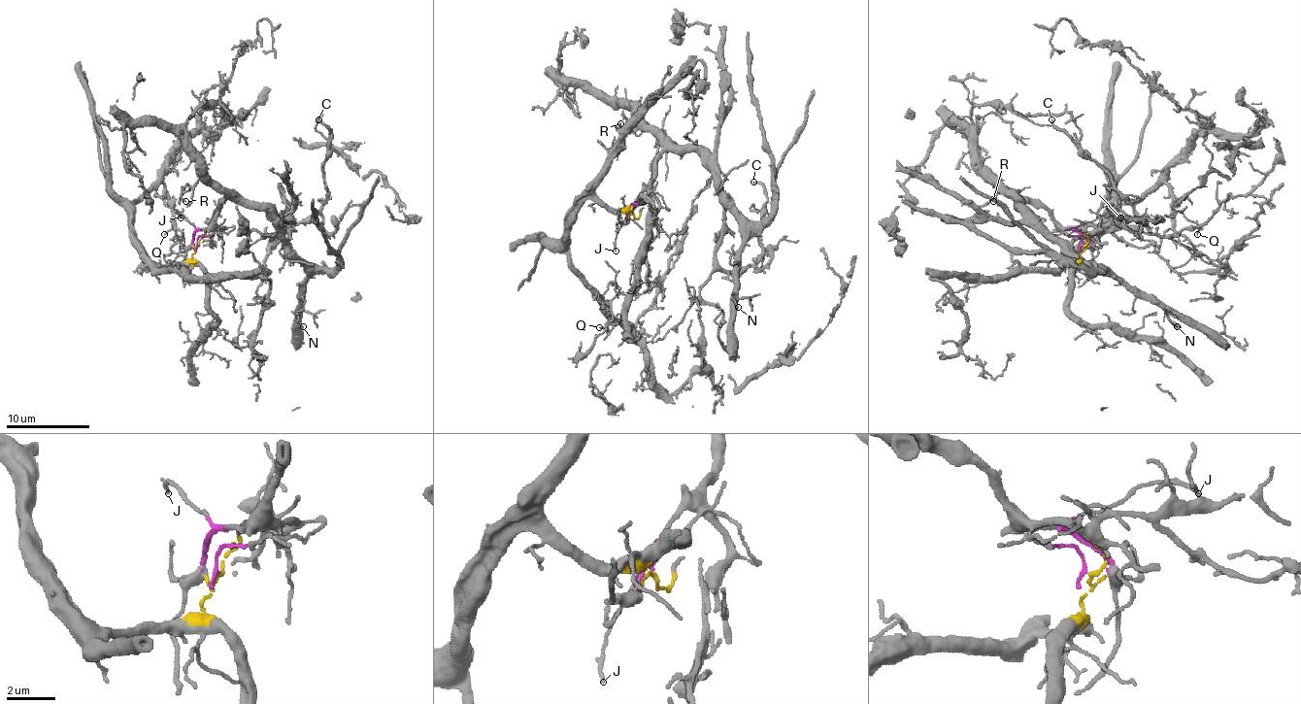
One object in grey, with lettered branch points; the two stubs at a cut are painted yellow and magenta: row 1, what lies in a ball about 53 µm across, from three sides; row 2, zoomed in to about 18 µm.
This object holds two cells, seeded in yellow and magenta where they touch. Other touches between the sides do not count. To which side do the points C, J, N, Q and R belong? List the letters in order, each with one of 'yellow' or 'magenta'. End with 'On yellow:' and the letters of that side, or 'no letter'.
C: magenta
J: magenta
N: magenta
Q: yellow
R: magenta
On yellow: Q

